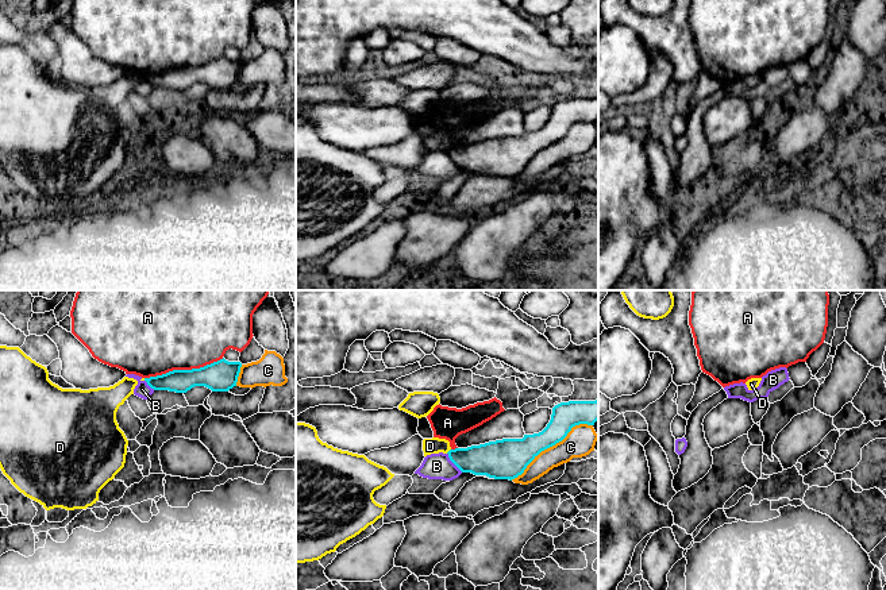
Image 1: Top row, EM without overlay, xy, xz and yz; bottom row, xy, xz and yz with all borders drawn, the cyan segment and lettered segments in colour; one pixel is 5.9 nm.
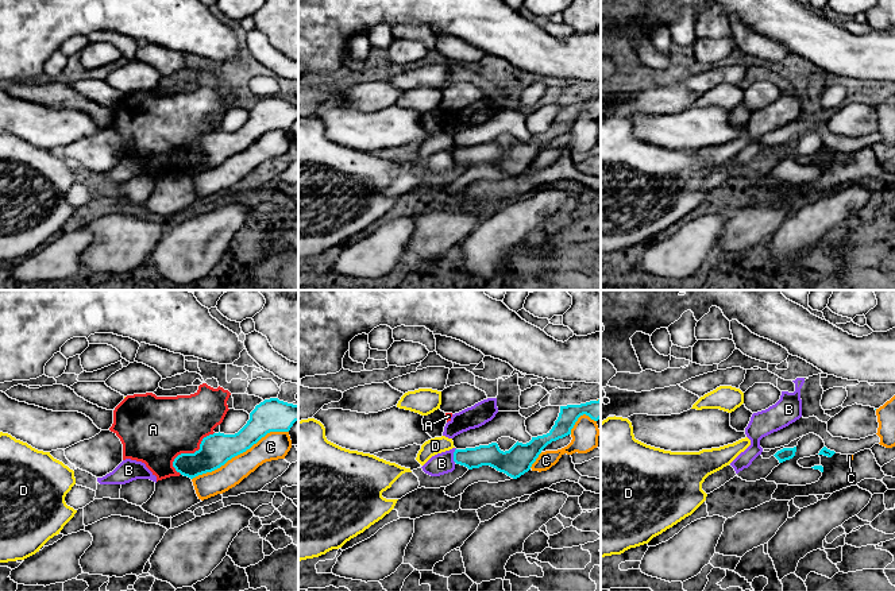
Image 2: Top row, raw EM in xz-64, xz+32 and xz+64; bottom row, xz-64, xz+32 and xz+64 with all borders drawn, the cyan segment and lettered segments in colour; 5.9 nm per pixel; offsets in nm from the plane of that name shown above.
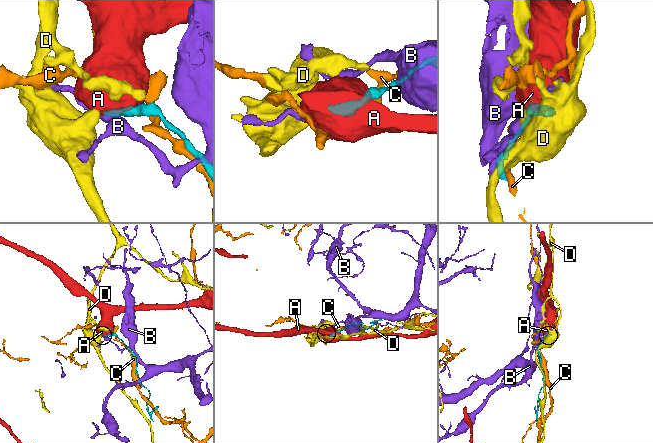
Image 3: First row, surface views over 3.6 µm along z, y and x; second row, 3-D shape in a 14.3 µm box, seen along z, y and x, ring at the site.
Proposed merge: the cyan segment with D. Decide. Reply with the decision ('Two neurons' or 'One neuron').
Two neurons

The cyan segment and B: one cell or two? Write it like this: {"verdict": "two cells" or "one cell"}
{"verdict": "two cells"}

